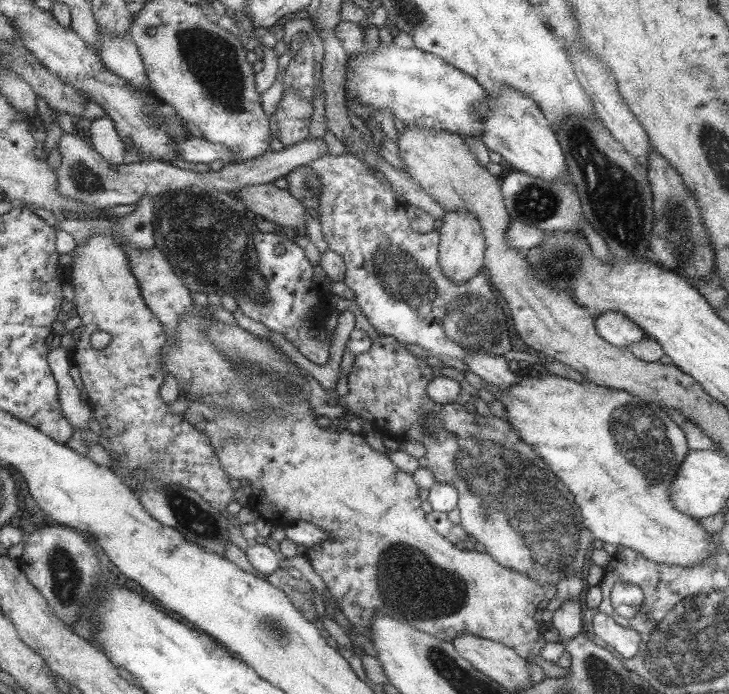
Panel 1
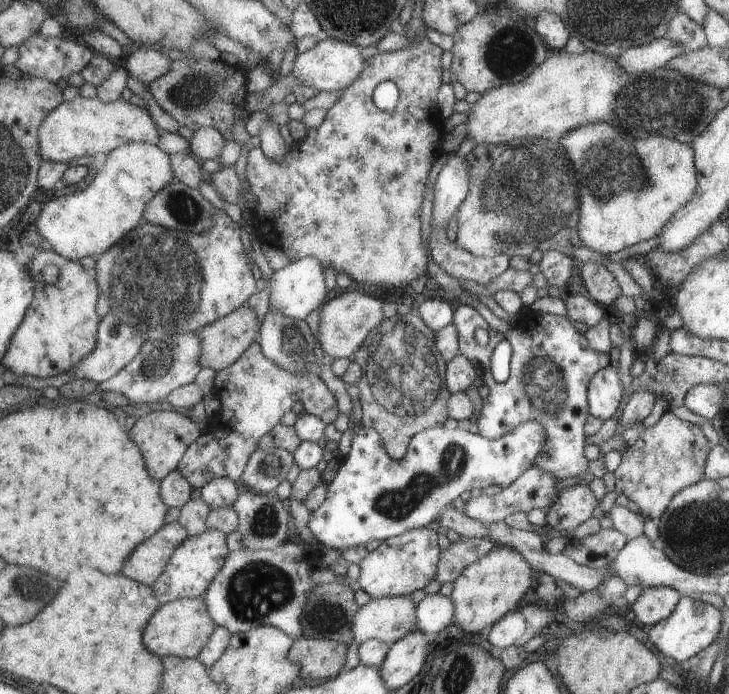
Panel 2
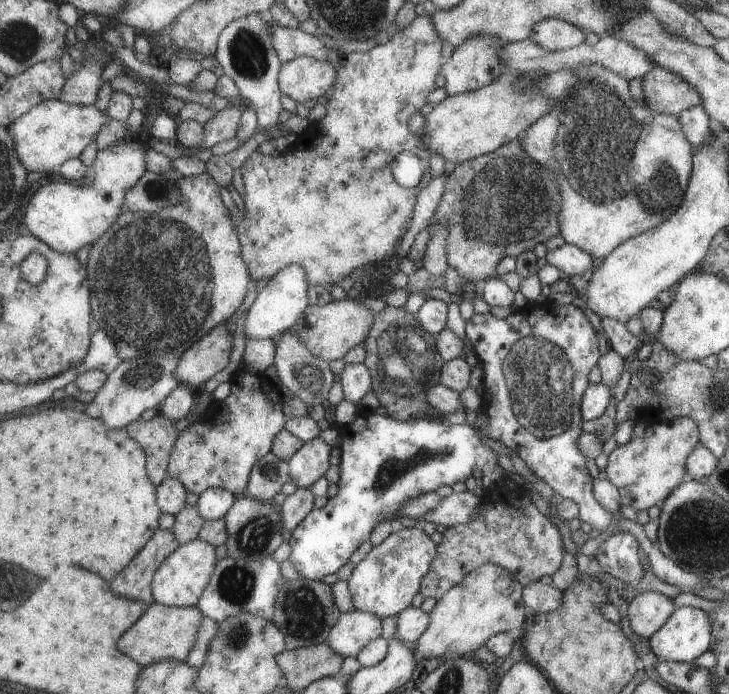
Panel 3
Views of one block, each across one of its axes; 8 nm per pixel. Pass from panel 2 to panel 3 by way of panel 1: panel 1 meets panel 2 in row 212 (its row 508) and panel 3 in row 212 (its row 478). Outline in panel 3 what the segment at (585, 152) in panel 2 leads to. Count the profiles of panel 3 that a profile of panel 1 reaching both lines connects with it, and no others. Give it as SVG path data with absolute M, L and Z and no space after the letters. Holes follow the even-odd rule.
M592 64L574 70L562 68L554 73L521 73L515 84L516 91L524 91L533 83L552 102L551 110L518 138L531 158L557 172L559 200L555 200L555 216L560 236L593 259L606 257L622 242L666 221L681 204L693 172L693 147L676 116L656 113L636 103L629 95L627 82Z

